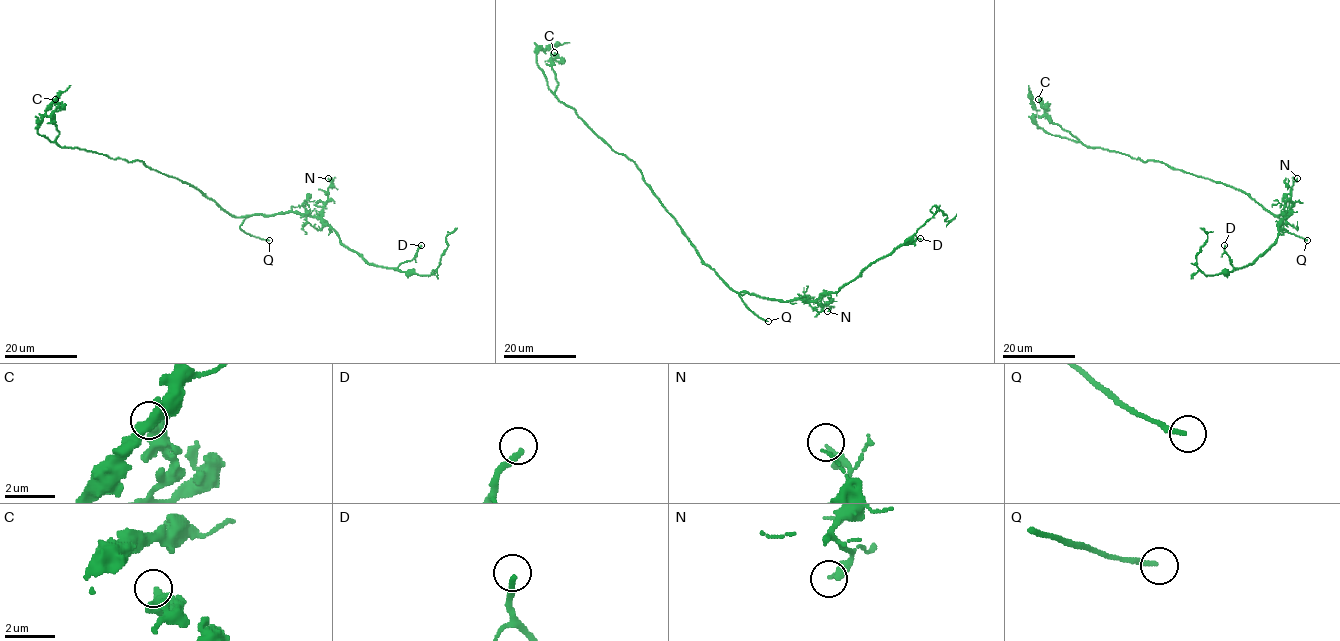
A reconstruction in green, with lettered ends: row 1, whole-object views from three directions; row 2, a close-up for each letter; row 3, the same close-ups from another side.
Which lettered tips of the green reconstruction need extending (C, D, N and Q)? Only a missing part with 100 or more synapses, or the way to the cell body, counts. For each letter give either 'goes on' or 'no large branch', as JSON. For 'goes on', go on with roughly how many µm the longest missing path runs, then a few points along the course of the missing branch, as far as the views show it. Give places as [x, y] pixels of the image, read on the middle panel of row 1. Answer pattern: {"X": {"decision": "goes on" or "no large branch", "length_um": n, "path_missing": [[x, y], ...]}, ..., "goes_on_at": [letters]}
{"C": {"decision": "no large branch"}, "D": {"decision": "no large branch"}, "N": {"decision": "no large branch"}, "Q": {"decision": "goes on", "length_um": 25, "path_missing": [[768, 321], [794, 328], [829, 329], [837, 318]]}, "goes_on_at": ["Q"]}

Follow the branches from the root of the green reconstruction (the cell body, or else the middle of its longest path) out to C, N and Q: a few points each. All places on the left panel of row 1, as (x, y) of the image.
C: (208, 199), (142, 161), (62, 148), (53, 123), (55, 99)
N: (208, 199), (236, 217), (285, 212), (317, 216), (328, 199), (332, 182), (328, 178)
Q: (208, 199), (231, 215), (245, 217), (240, 226), (245, 232), (269, 240)

